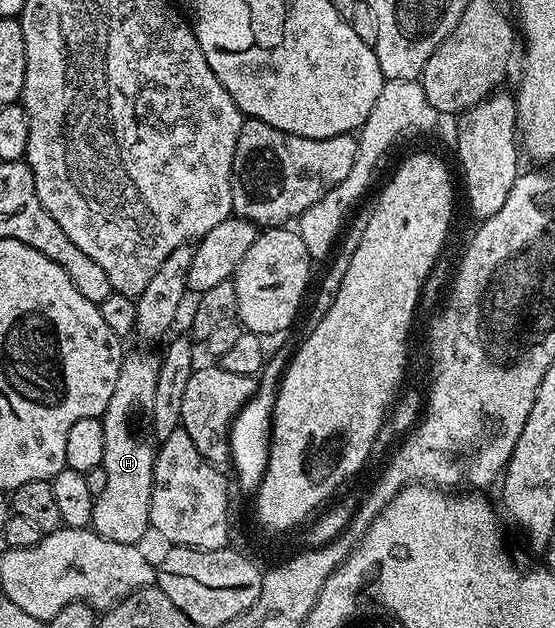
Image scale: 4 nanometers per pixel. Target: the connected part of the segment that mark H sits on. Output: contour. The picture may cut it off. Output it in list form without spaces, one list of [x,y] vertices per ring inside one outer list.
[[[127,350],[122,356],[116,389],[101,415],[104,429],[102,468],[108,477],[104,489],[94,497],[90,527],[108,541],[141,544],[150,526],[150,502],[154,484],[156,440],[150,430],[152,397],[156,394],[156,377],[160,377],[160,358],[146,351]]]

